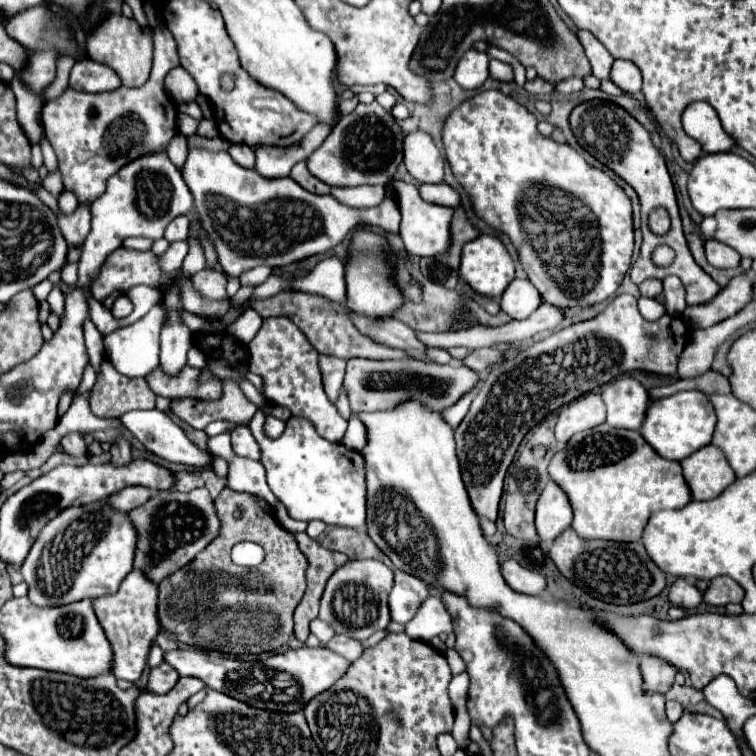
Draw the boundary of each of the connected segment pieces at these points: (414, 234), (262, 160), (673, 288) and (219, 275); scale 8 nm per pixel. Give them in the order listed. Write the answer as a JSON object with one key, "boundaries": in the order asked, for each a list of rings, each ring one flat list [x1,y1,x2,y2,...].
{"boundaries":[[[391,180,393,192,395,192,395,202,401,212,401,238,405,244,405,250,415,256,437,256,445,254,451,248,451,218,453,218,453,208,439,206,439,204,429,204,419,196,419,186,417,184,407,184,403,180]],[[319,124,315,126,315,130,311,130,301,144,295,144,291,148,275,148,275,146,261,146,259,150,255,150,257,154,257,164,255,170,263,176,263,178,285,178,289,176,293,164,297,164,299,160,305,160,313,150,317,150,323,140,329,136,333,124]],[[667,276,663,280,663,294,665,294,665,306,667,306,667,312,673,314,673,316,681,316,683,310,687,308,685,304,685,290,683,290,683,284,677,276]],[[205,268,205,270,197,272,191,280,193,280,193,286,201,294,207,294,207,298,229,298,225,292,225,286,227,286,225,272]]]}

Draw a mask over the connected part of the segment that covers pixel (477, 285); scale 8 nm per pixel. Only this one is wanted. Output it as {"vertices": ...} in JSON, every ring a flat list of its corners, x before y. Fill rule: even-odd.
{"vertices":[[481,234,463,246,459,274,475,292,497,300,515,278,515,264,499,236]]}

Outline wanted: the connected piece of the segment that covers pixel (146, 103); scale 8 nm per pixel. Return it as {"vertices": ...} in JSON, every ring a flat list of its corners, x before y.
{"vertices":[[165,26,153,28,153,42,155,42,155,60,153,60,151,78,145,86,141,86,141,88,121,86,119,90,107,92,107,94,83,94,83,92,75,92,73,88,67,88,59,98,43,104,45,136,49,138,55,154,59,158,59,172,63,176,65,190,73,192,77,196,79,204,95,202,105,192,105,182,111,174,115,174,129,160,135,160,153,150,167,148,169,140,177,134,177,130,175,130,177,128,175,126,177,106,171,102,171,98,163,90,163,78,167,76,167,72,171,68,179,66,177,46,175,46,175,40,171,38,171,32]]}

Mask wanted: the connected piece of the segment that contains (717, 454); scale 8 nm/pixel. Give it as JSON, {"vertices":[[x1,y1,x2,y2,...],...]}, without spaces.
{"vertices":[[709,444,681,460,681,466,693,500,711,500,737,478,733,468,727,464,727,458,715,444]]}

